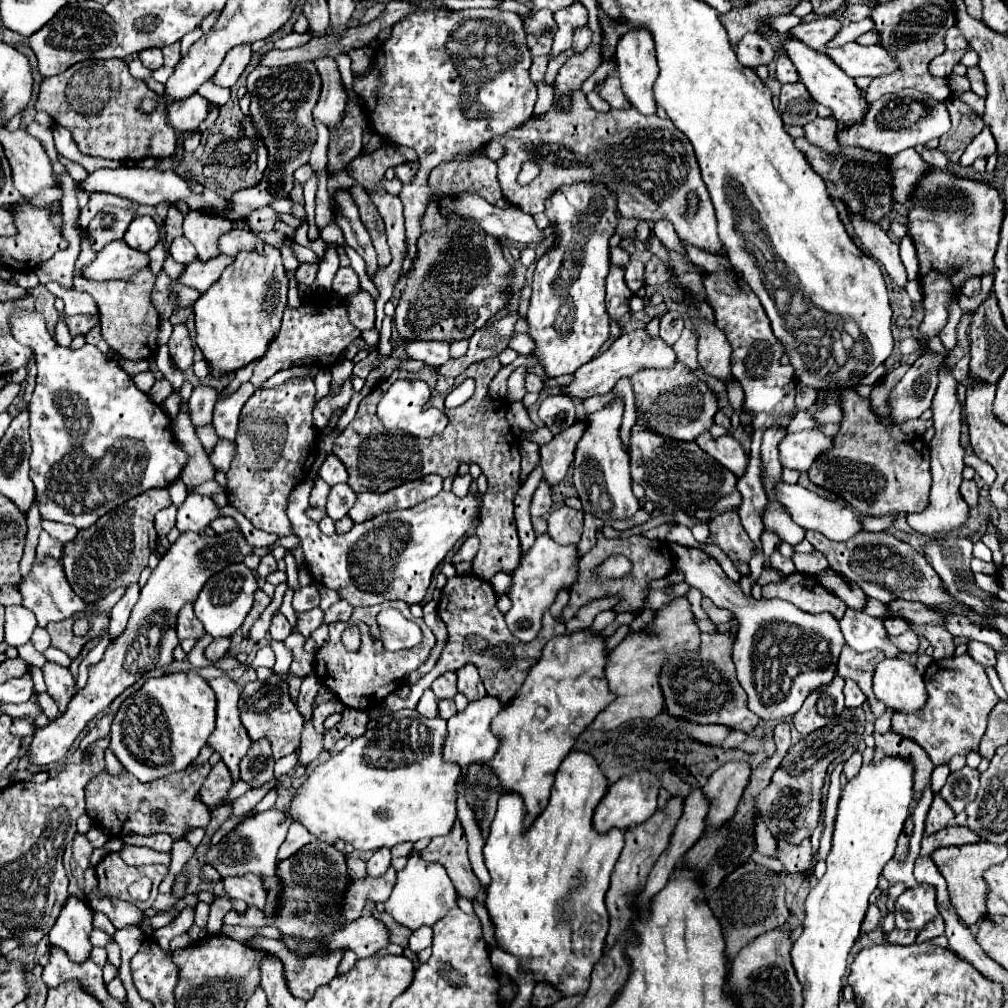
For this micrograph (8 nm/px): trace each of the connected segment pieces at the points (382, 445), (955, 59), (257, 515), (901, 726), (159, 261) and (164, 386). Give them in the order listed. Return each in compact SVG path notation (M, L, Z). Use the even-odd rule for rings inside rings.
M490 357L478 363L472 363L462 375L458 375L458 383L464 379L474 379L476 389L474 395L456 409L446 409L450 423L446 429L432 439L418 439L408 433L392 433L380 425L376 417L376 405L382 399L384 391L402 377L402 371L394 371L388 379L380 381L360 403L354 421L344 429L340 437L336 437L332 453L342 461L348 469L348 485L354 493L374 491L386 493L392 487L400 487L402 483L416 481L426 475L440 475L442 479L454 477L460 463L476 463L488 479L486 501L482 501L482 517L476 529L480 539L480 549L472 561L474 575L490 581L498 571L512 573L520 565L520 541L516 533L514 521L514 495L518 493L518 473L520 473L520 453L518 439L512 433L512 427L506 421L508 403L504 399L490 399L488 385L494 375L500 371L498 359Z
M946 50L937 56L929 65L929 70L934 77L949 77L955 65L957 65L963 57L966 50L949 51Z
M312 377L288 379L278 387L258 389L242 407L234 441L236 457L226 473L228 503L256 529L278 533L280 537L292 535L292 525L286 517L288 495L308 475L318 451L318 429L312 423L312 409Z
M970 655L932 661L924 671L924 685L928 693L924 709L920 709L920 713L894 713L892 731L902 733L924 747L936 767L948 765L954 755L966 757L968 753L978 751L986 731L986 719L998 703L998 695L992 691L984 667Z
M162 243L156 245L156 249L152 249L152 253L148 253L150 257L150 269L154 275L158 275L162 271L162 265L164 265L164 251L162 251Z
M166 379L156 380L155 384L149 391L149 398L152 402L160 405L166 399L173 389L170 382Z

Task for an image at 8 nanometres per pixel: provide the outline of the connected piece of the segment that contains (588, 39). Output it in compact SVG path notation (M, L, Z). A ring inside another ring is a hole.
M580 27L580 29L576 29L572 49L574 49L576 53L580 53L580 51L584 51L590 43L592 43L592 31L590 31L588 27Z

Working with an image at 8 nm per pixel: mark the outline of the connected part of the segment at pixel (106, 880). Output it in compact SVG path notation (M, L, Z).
M108 853L98 865L96 865L96 877L98 877L98 887L102 893L108 893L112 897L118 897L122 901L132 901L128 895L128 885L138 881L140 877L152 879L152 895L148 901L142 903L142 911L150 909L156 895L158 895L158 885L164 879L168 869L164 865L142 865L142 867L130 867L126 865L120 855Z

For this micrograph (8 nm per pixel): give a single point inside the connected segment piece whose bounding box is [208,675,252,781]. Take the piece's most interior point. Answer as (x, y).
(230, 739)

